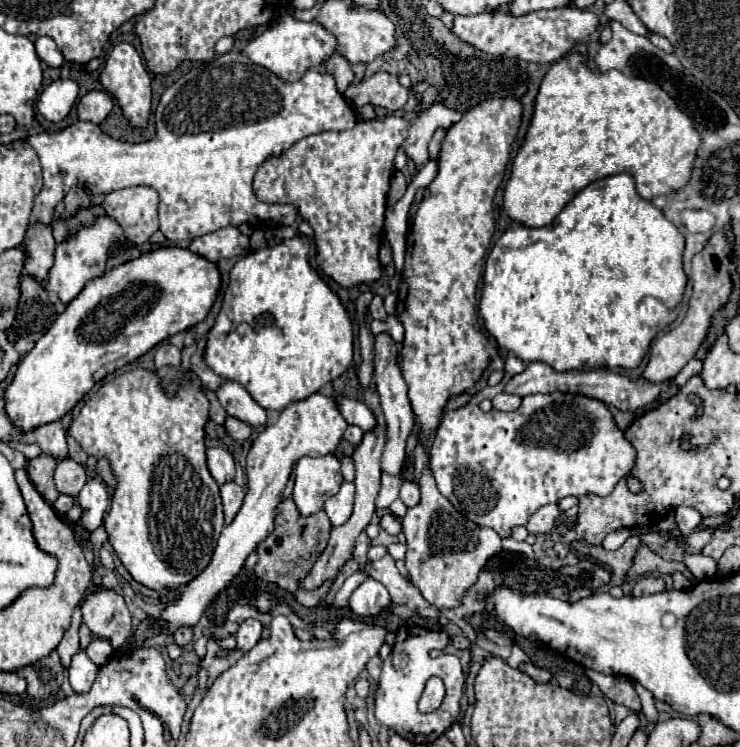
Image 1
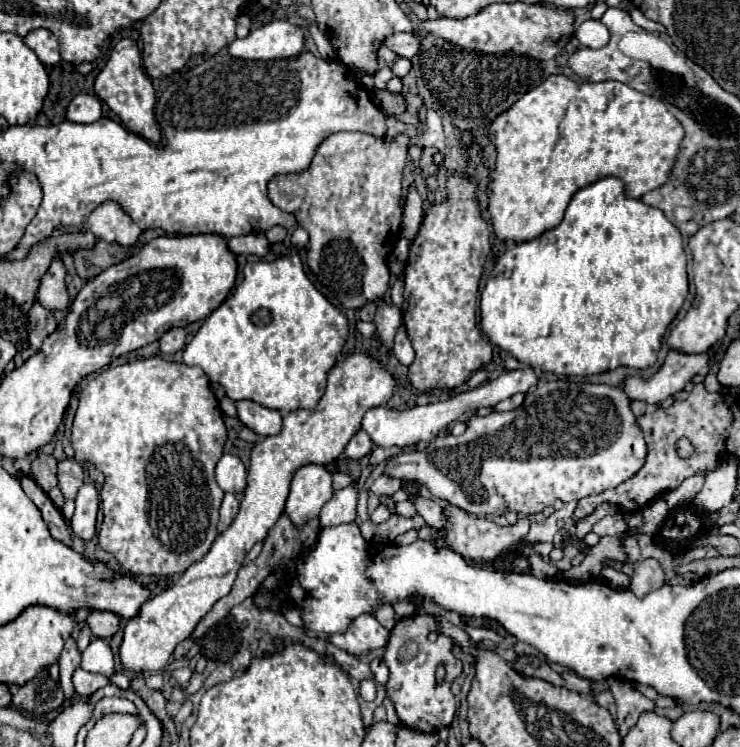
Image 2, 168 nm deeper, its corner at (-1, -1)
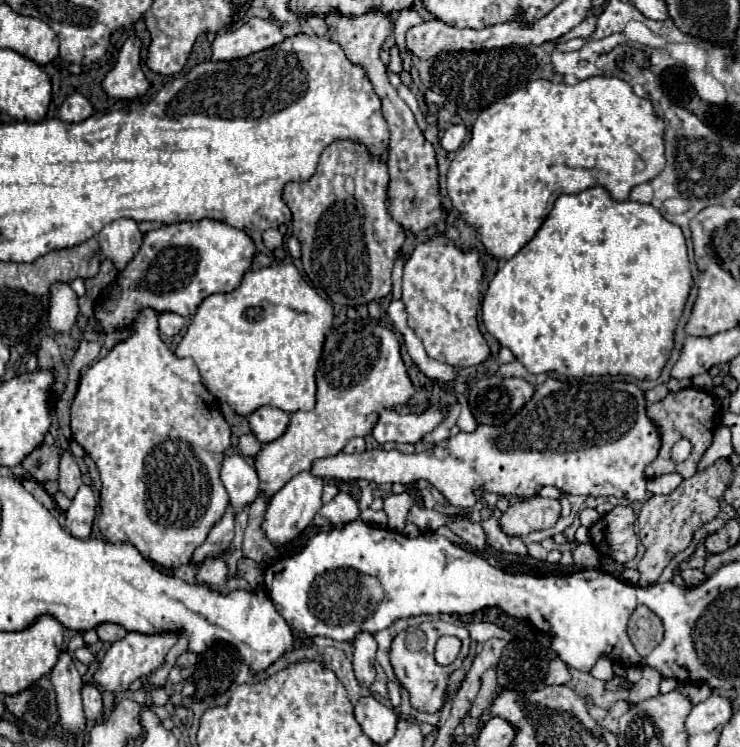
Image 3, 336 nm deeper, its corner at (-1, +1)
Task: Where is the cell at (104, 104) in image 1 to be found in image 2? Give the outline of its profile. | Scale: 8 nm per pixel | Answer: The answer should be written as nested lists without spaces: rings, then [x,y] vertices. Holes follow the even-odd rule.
[[[78,94],[66,110],[66,118],[70,122],[78,122],[78,124],[90,124],[100,120],[102,108],[100,108],[100,100],[96,96],[90,94]]]

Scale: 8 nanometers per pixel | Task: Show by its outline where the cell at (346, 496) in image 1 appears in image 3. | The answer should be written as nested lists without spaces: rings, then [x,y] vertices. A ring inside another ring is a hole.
[[[338,492],[334,500],[324,504],[320,512],[314,518],[314,524],[320,528],[332,528],[332,526],[342,526],[344,522],[352,522],[360,518],[360,508],[358,502],[348,494],[348,492]]]

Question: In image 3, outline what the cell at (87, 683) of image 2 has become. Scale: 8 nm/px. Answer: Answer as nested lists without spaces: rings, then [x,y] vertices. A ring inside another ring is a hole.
[[[84,684],[82,686],[82,700],[84,700],[84,712],[86,712],[86,718],[90,720],[96,720],[104,714],[104,706],[102,706],[102,696],[98,692],[96,686],[92,684]]]

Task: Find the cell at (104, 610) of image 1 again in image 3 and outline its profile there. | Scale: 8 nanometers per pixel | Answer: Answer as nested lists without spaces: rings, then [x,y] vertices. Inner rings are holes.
[[[110,622],[98,624],[98,626],[96,626],[96,632],[98,632],[98,638],[100,638],[102,642],[116,642],[116,640],[124,638],[124,634],[126,634],[124,626],[120,626],[120,624],[110,624]]]

